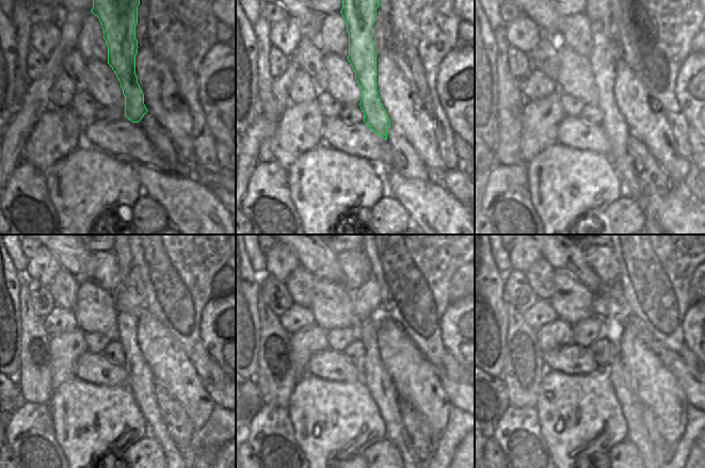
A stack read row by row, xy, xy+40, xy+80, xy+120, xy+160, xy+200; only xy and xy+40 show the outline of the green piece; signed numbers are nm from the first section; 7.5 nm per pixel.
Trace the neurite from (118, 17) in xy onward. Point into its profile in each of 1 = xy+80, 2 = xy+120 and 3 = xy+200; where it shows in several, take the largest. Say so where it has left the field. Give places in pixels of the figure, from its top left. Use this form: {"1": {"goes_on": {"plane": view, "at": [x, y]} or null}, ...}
{"1": {"goes_on": {"plane": "xy+80", "at": [615, 128]}}, "2": {"goes_on": {"plane": "xy+120", "at": [140, 381]}}, "3": {"goes_on": {"plane": "xy+200", "at": [631, 408]}}}

